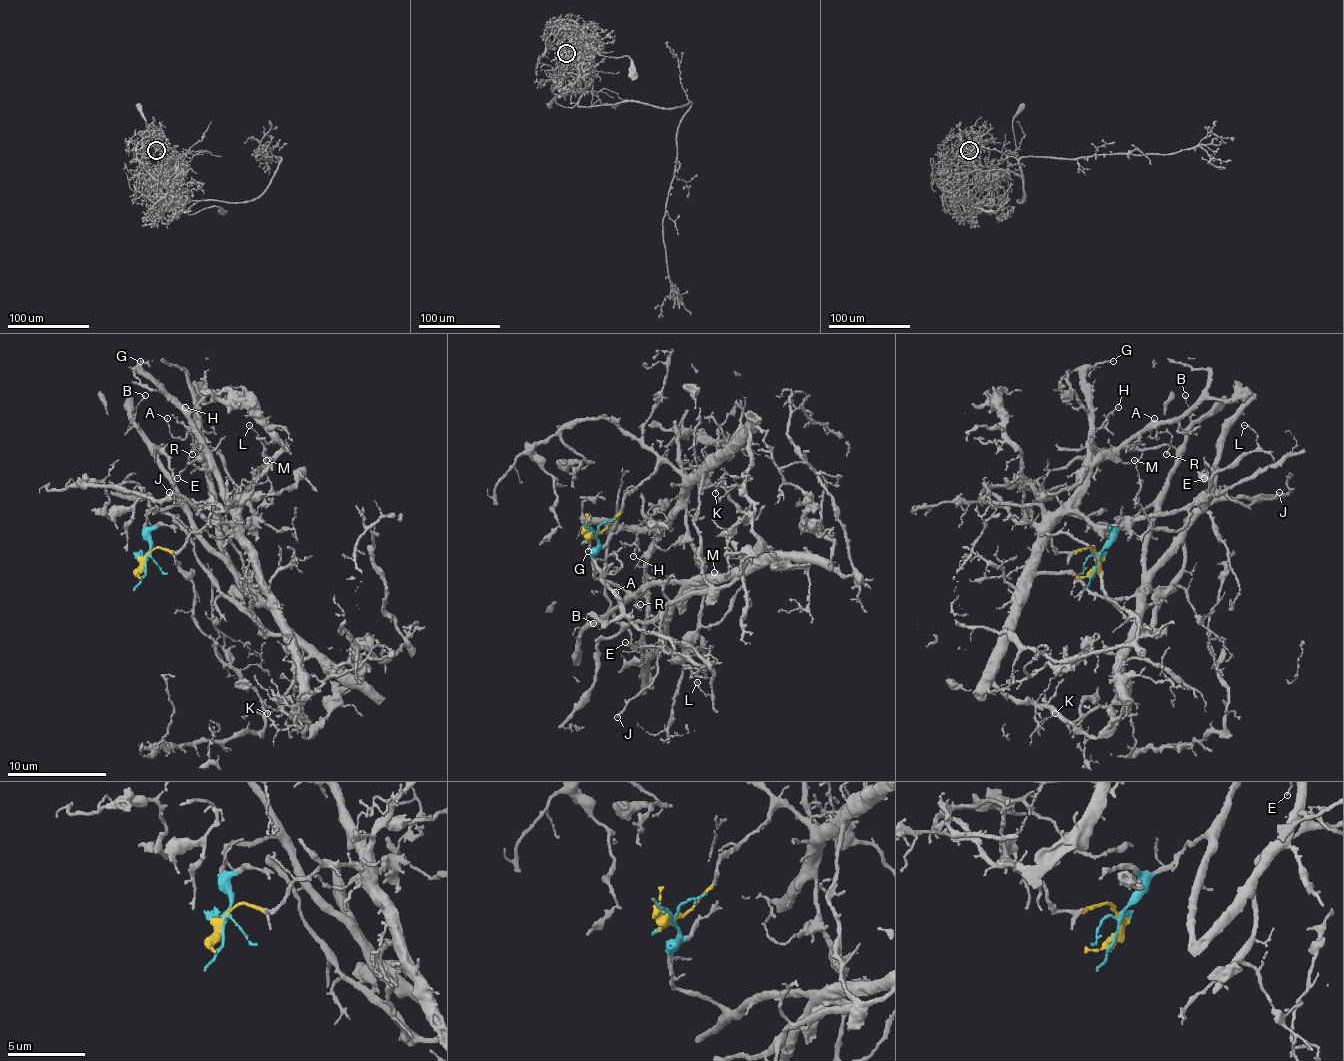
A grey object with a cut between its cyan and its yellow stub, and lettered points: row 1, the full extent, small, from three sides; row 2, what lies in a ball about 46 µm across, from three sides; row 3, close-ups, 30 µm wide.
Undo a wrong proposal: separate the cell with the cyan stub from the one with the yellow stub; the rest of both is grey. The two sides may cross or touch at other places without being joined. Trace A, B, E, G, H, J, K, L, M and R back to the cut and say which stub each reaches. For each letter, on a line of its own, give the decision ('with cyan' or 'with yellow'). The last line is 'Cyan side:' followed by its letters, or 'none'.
A: with yellow
B: with cyan
E: with cyan
G: with yellow
H: with yellow
J: with cyan
K: with yellow
L: with yellow
M: with yellow
R: with yellow
Cyan side: B, E, J

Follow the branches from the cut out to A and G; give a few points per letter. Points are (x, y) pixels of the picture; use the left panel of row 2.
A: (146, 558), (154, 548), (176, 551), (213, 521), (236, 521), (196, 429), (179, 439), (166, 417)
G: (146, 558), (154, 548), (176, 551), (213, 521), (233, 524), (236, 506), (196, 425), (139, 360)

